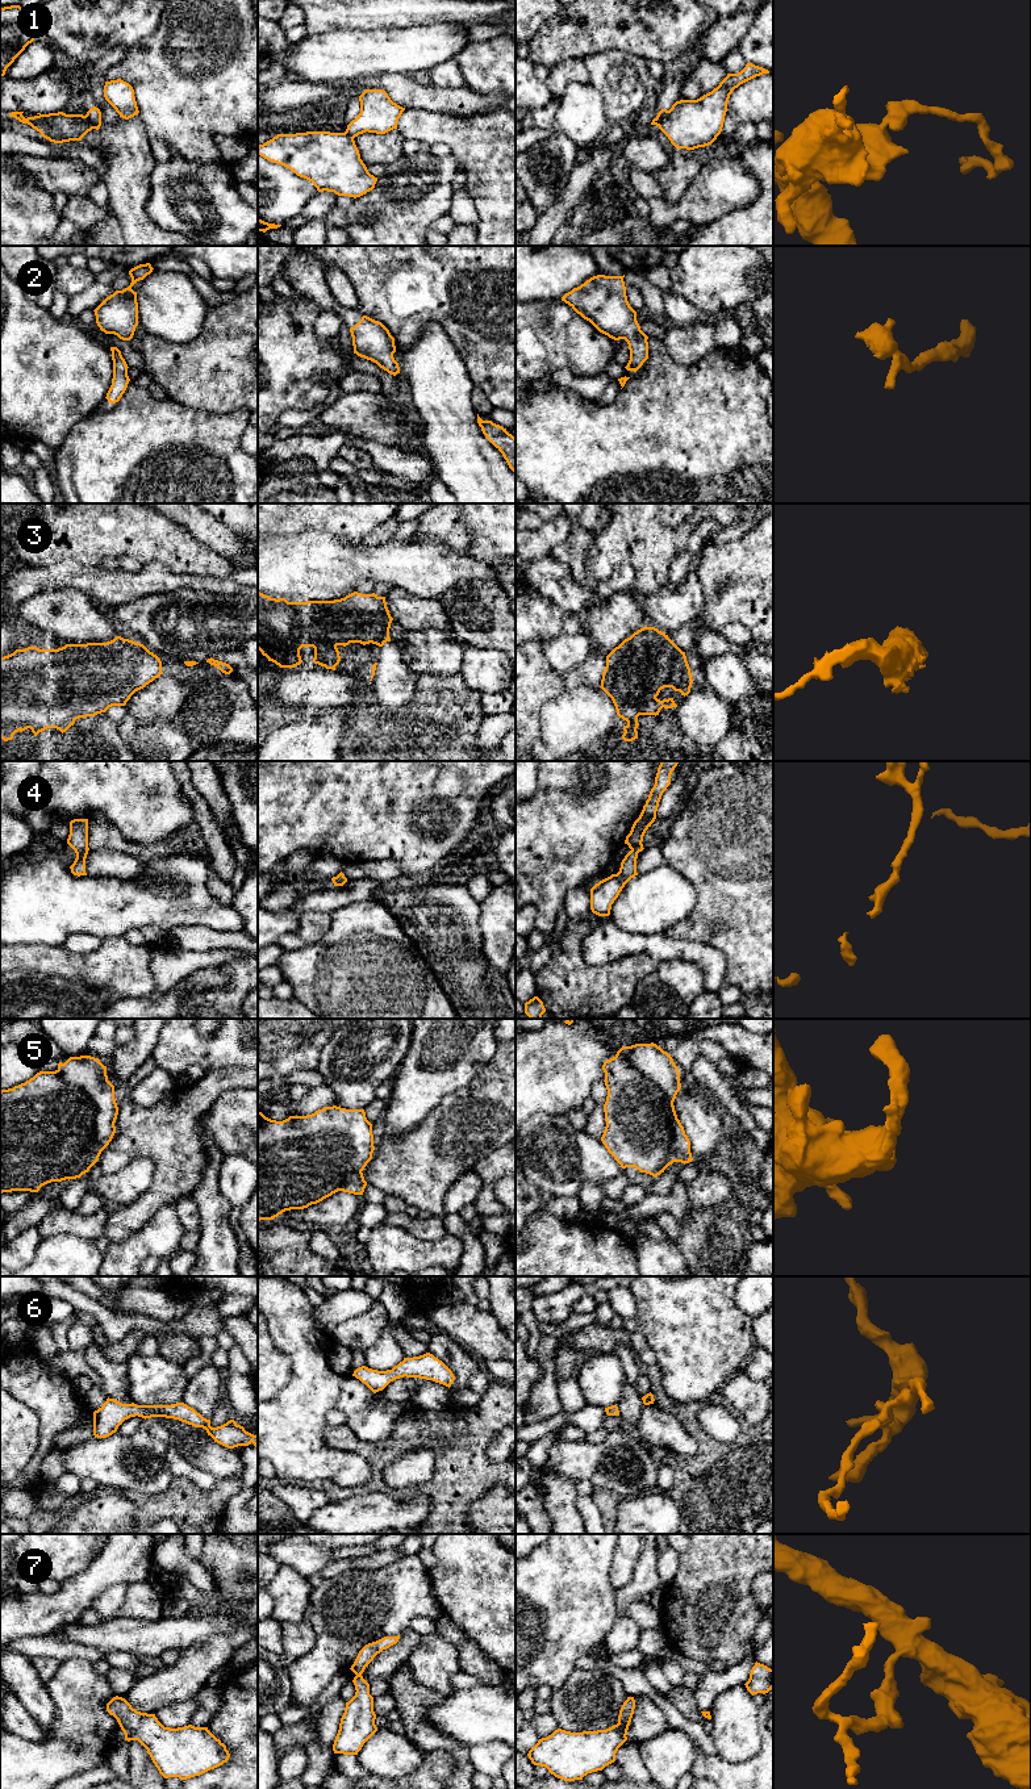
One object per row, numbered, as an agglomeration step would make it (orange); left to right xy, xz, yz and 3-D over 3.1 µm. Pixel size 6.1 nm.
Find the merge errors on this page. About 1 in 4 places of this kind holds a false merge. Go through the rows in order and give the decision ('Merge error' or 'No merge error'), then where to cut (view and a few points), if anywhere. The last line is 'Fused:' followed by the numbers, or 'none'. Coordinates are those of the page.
1: Merge error. Split along yz (668, 111), (659, 126)
2: No merge error. No split
3: No merge error. No split
4: No merge error. No split
5: No merge error. No split
6: No merge error. No split
7: No merge error. No split
Fused: 1

